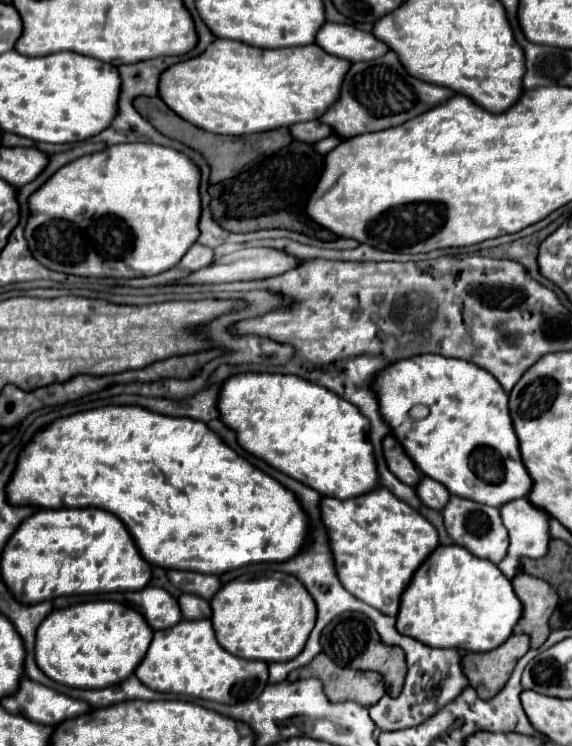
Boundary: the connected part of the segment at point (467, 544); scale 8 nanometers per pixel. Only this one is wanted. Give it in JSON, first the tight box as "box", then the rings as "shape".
{"box":[442,496,508,564],"shape":[[[452,496],[448,506],[442,510],[442,516],[444,516],[444,528],[450,534],[450,538],[454,540],[454,544],[466,548],[468,552],[472,552],[478,558],[490,560],[492,564],[500,564],[504,560],[506,550],[508,550],[508,532],[502,524],[498,508]]]}

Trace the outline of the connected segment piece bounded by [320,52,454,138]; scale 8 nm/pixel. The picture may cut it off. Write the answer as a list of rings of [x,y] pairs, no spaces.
[[[388,52],[382,58],[370,62],[352,64],[344,78],[344,90],[340,92],[338,102],[320,118],[320,122],[328,122],[340,138],[354,138],[366,132],[388,130],[400,126],[438,104],[444,104],[454,92],[444,86],[436,86],[430,82],[422,82],[406,72],[396,52]]]

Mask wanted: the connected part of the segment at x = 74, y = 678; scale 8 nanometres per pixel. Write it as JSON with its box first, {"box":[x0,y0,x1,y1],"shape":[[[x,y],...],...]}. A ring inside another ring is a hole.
{"box":[36,600,154,688],"shape":[[[94,600],[52,610],[36,634],[36,664],[58,684],[72,688],[106,688],[128,678],[146,656],[154,630],[120,602]]]}

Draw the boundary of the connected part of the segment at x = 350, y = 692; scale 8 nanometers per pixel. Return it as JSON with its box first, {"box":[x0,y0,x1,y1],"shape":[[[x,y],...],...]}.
{"box":[310,652,384,708],"shape":[[[324,652],[310,662],[312,676],[322,680],[324,692],[332,702],[354,700],[366,708],[374,706],[384,694],[382,676],[378,672],[360,672],[336,666]]]}

